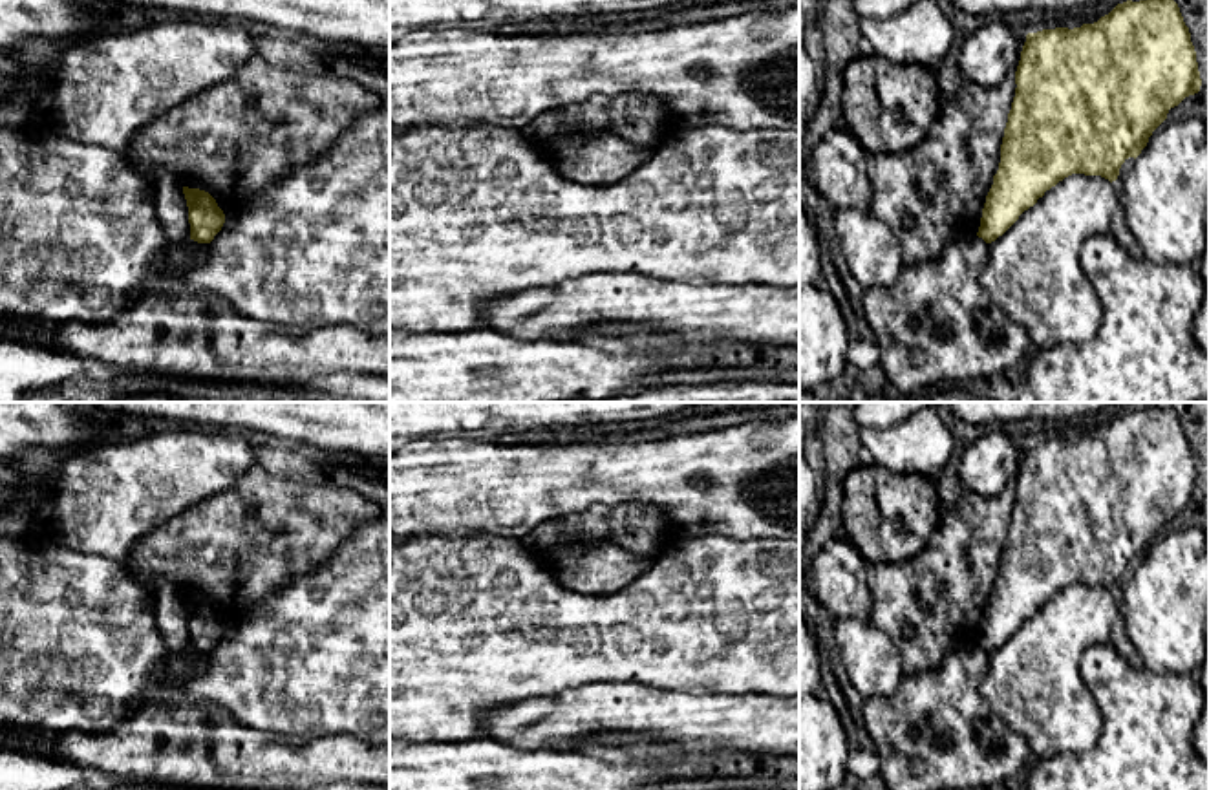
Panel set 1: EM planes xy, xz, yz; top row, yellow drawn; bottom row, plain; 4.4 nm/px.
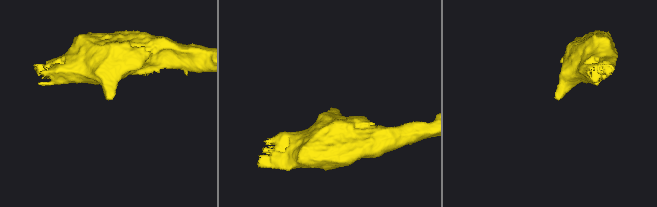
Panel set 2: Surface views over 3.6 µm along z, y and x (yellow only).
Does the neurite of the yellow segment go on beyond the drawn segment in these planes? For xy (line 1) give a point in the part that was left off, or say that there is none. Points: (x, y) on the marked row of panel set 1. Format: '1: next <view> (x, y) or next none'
1: next none

